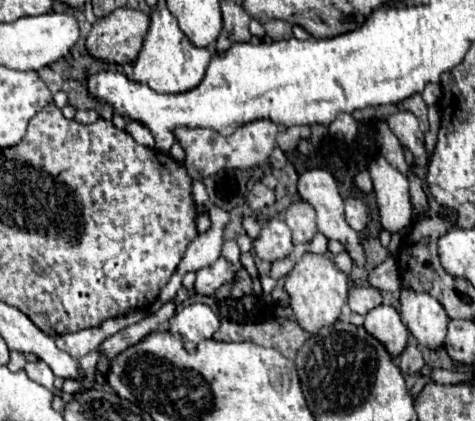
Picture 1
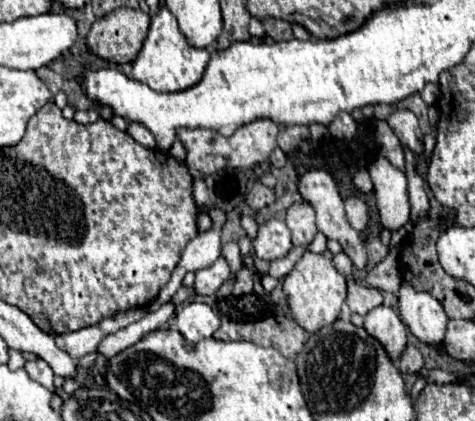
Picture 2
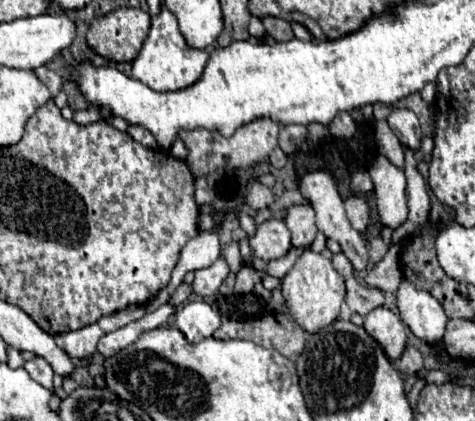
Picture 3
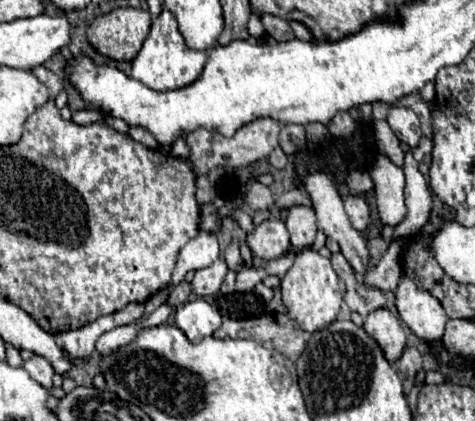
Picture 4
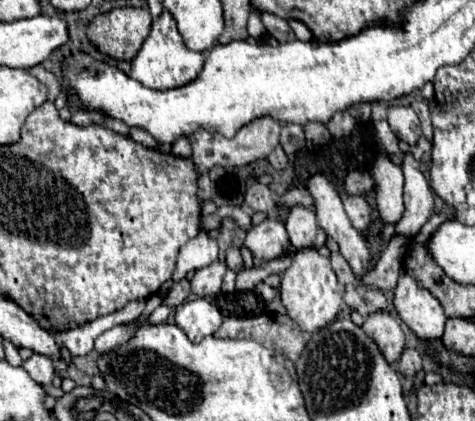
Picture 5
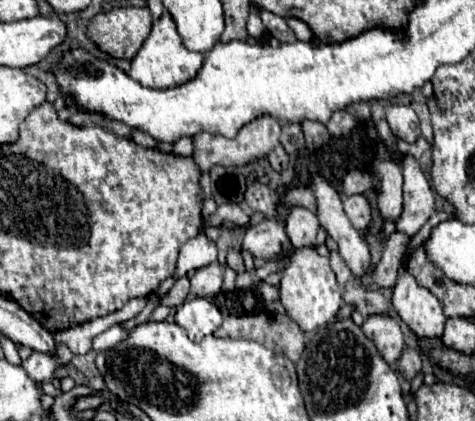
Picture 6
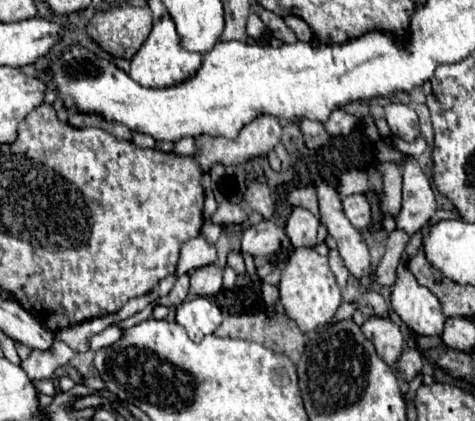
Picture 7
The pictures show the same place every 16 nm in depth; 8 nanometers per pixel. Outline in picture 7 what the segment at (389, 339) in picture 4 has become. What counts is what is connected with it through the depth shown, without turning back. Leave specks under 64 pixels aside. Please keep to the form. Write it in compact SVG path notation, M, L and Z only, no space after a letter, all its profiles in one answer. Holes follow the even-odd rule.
M370 316L362 324L362 332L376 344L376 352L380 352L380 358L388 366L394 366L404 350L404 334L400 326L390 316Z

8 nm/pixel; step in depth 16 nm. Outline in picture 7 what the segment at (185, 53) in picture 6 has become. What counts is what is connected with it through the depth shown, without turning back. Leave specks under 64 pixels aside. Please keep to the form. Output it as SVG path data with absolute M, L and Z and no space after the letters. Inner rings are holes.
M166 12L158 22L154 22L150 36L136 52L136 56L130 60L130 78L148 88L170 88L192 78L200 66L202 66L202 54L188 52L186 48L182 48L176 32L176 24Z

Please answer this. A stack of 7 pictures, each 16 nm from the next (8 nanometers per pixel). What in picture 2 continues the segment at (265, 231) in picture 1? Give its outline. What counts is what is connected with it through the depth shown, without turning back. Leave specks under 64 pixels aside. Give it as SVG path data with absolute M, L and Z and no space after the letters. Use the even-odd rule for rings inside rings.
M268 220L260 226L258 236L252 240L252 248L262 260L278 260L284 258L294 246L290 240L290 230L282 220Z

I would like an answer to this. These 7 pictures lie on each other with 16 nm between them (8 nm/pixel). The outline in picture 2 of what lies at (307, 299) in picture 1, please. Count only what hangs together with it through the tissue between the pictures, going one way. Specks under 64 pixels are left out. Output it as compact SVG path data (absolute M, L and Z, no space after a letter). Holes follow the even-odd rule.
M304 252L304 256L296 262L296 266L286 274L284 292L288 296L288 304L290 304L294 320L306 332L316 334L320 328L330 326L338 320L342 304L346 302L348 284L346 284L346 276L334 268L330 258L326 258L322 254Z

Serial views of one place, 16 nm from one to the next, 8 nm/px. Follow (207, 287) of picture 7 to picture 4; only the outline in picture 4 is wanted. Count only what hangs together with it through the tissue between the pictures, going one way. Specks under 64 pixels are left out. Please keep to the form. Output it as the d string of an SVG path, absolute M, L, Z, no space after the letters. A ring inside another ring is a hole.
M216 260L212 266L208 268L202 268L202 270L196 270L196 276L192 280L192 292L196 296L212 296L220 290L220 284L224 282L228 274L228 264L226 260Z

